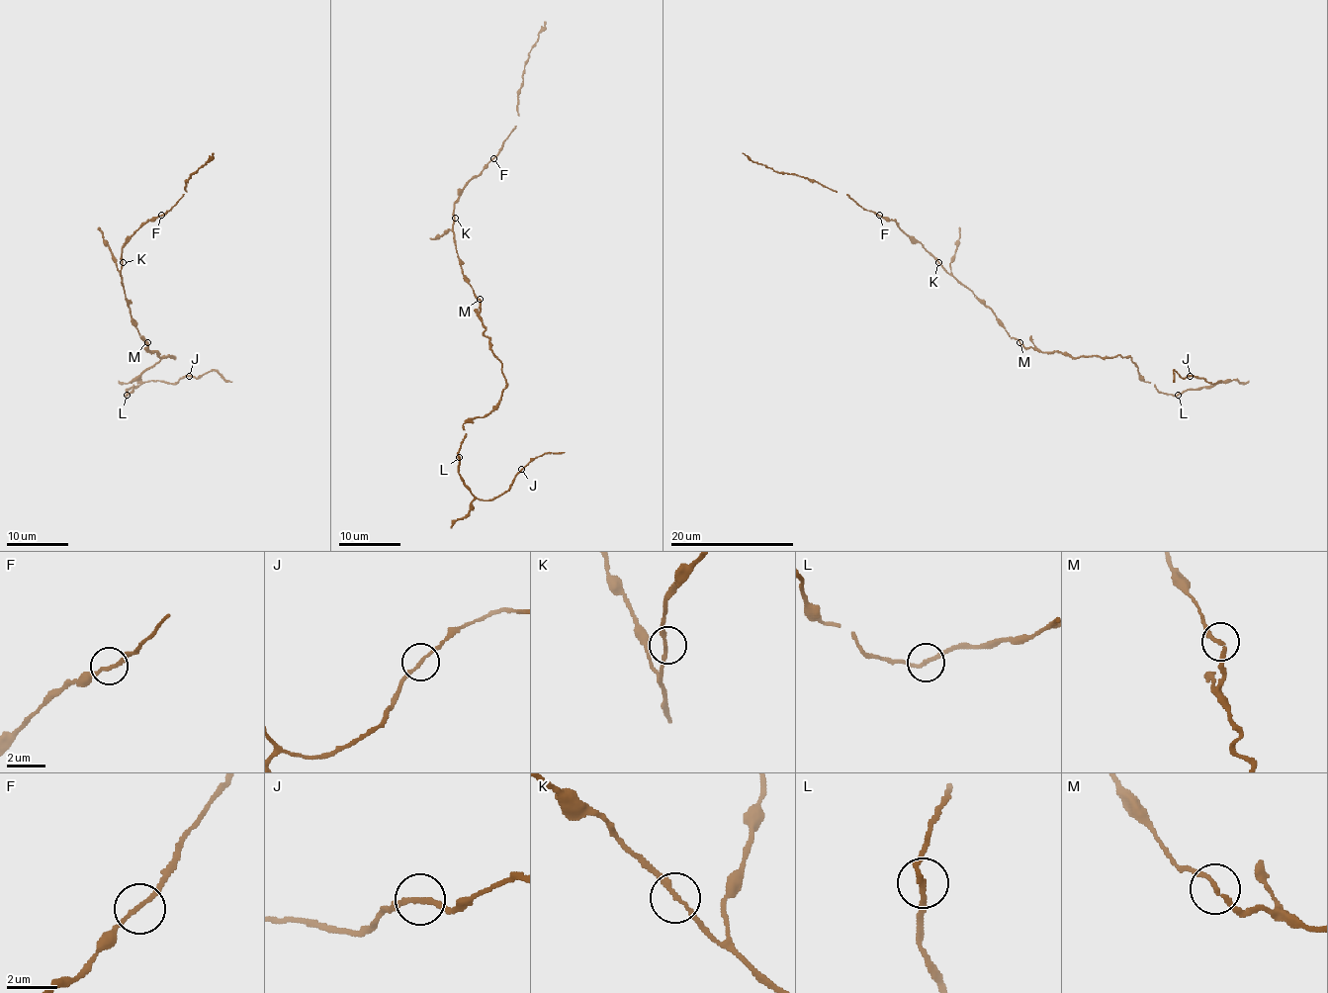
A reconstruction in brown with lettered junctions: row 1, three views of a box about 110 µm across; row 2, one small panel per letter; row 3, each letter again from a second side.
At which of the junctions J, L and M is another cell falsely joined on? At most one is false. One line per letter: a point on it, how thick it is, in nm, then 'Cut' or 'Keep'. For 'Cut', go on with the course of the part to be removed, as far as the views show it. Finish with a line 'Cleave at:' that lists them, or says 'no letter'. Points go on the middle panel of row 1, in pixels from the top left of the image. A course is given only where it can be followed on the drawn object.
J: Place: (521, 469). Thickness 170 nm. Keep
L: Place: (459, 457). Thickness 190 nm. Keep
M: Place: (480, 299). Thickness 170 nm. Keep
Cleave at: no letter

